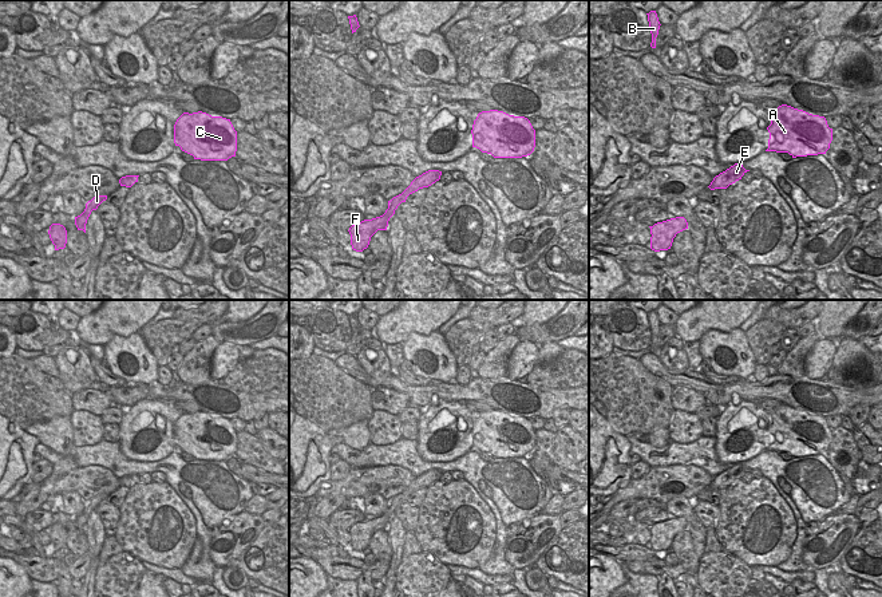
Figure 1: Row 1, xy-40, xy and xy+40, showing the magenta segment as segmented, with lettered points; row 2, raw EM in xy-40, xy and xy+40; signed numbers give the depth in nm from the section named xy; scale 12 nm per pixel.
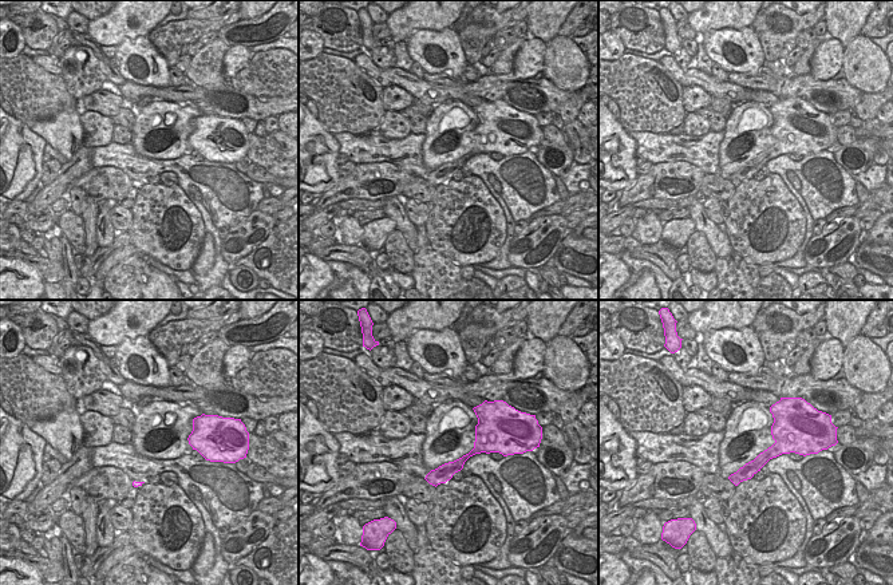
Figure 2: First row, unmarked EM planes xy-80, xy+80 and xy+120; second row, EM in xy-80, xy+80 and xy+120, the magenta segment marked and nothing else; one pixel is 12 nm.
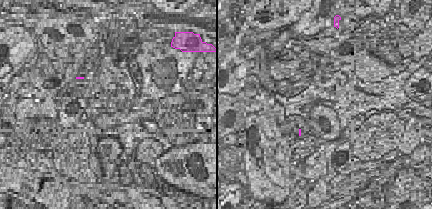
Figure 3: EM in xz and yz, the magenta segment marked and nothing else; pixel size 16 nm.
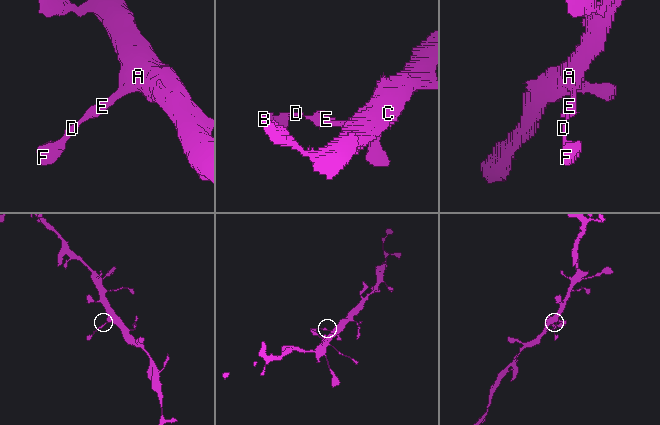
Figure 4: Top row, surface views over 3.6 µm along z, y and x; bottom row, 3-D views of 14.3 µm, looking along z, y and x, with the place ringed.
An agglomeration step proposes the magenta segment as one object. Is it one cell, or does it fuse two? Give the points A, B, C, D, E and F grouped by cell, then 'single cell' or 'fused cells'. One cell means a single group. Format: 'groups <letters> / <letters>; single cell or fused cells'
groups A B C D E F; single cell

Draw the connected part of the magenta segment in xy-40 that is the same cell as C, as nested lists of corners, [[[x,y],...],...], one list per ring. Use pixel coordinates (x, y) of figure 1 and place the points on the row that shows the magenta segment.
[[[183,112],[174,124],[174,143],[194,159],[228,161],[236,157],[237,131],[230,119]]]

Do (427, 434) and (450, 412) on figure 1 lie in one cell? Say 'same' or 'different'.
same

